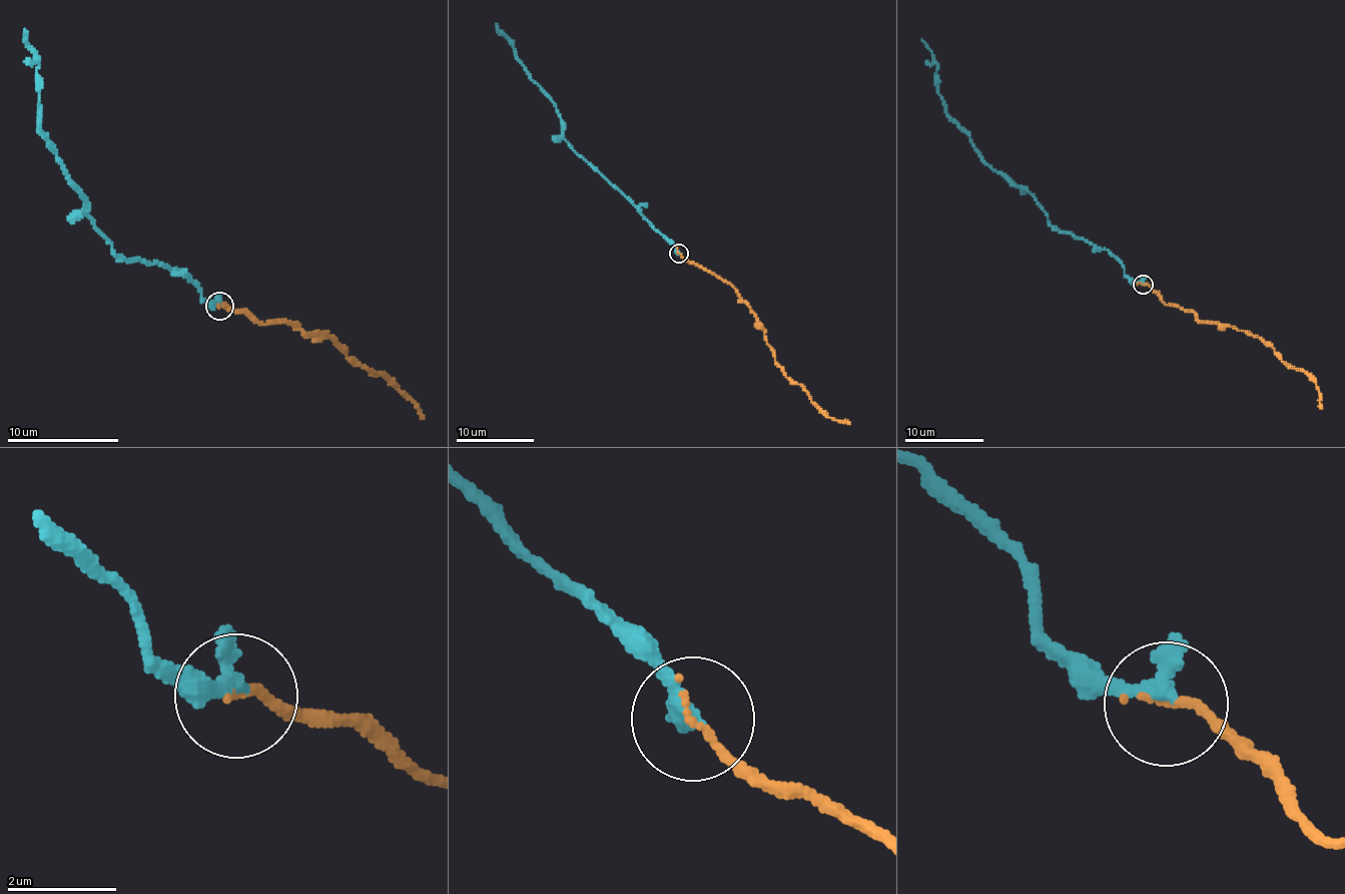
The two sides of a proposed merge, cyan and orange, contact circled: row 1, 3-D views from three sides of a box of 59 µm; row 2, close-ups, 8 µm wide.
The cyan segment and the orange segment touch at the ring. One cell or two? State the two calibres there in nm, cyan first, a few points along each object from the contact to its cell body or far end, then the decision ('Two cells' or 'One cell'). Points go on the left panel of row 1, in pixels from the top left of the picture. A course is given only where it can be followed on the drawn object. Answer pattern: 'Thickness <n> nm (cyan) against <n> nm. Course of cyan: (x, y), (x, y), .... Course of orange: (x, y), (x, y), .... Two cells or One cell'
Thickness 360 nm (cyan) against 140 nm. Course of cyan: (220, 304), (210, 306), (178, 270), (121, 260), (84, 213), (81, 189), (40, 126), (39, 56), (24, 29). Course of orange: (220, 307), (267, 324), (294, 322), (304, 334), (323, 332), (347, 356), (379, 373), (424, 418). One cell

